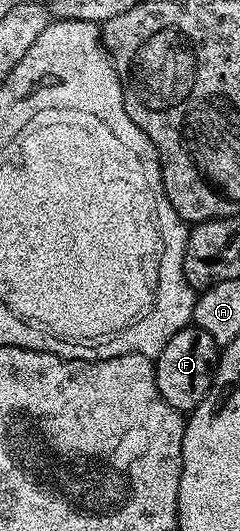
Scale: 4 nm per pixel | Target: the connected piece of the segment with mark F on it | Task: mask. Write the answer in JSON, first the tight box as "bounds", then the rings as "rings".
{"bounds":[153,325,220,412],"rings":[[[194,325],[181,329],[181,333],[177,333],[177,337],[173,337],[173,341],[169,341],[169,345],[165,345],[165,349],[161,349],[161,353],[153,359],[159,398],[177,412],[194,411],[209,393],[220,354],[220,344],[215,343],[205,329]]]}

